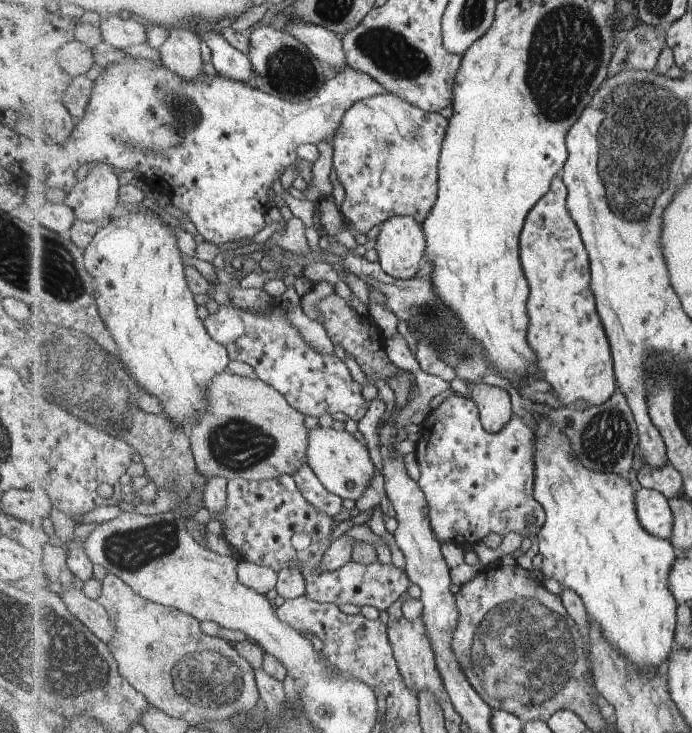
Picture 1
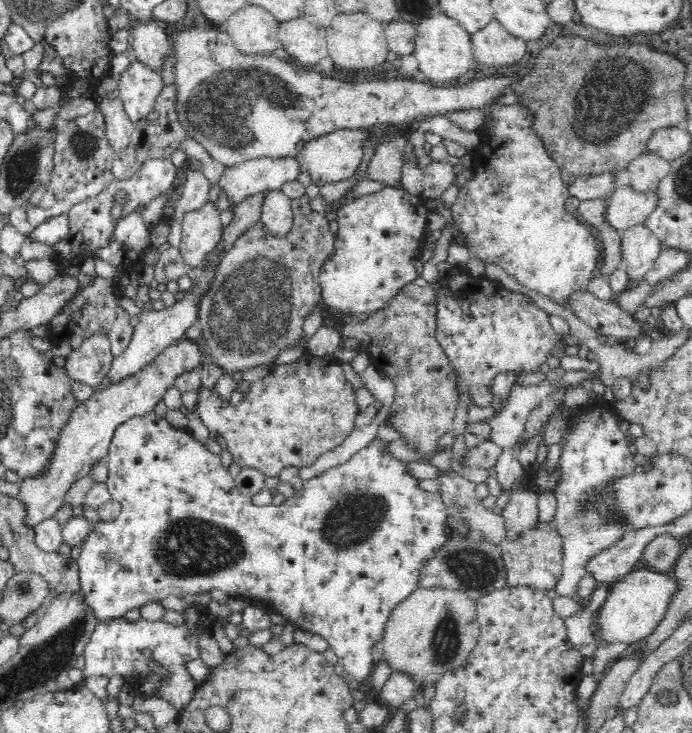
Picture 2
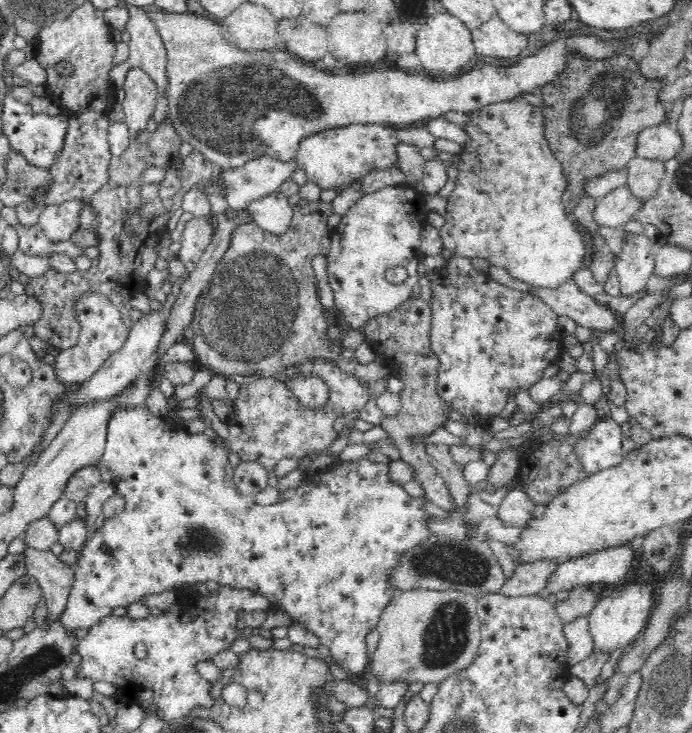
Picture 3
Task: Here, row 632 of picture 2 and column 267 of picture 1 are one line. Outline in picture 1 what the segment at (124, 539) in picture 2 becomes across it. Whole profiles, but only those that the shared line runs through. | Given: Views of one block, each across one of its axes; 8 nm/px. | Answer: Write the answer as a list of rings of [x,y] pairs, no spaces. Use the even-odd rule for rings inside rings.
[[[232,303],[228,305],[223,304],[219,306],[219,310],[217,310],[215,314],[208,314],[208,316],[204,320],[206,324],[206,330],[210,333],[210,336],[218,342],[218,344],[223,344],[223,346],[227,348],[227,351],[230,353],[231,361],[240,361],[251,366],[251,368],[253,368],[253,370],[255,371],[258,379],[267,382],[267,384],[273,386],[275,390],[281,392],[283,396],[287,398],[287,403],[291,404],[291,406],[293,406],[293,408],[295,408],[296,410],[299,410],[299,412],[301,412],[305,417],[314,417],[318,419],[324,414],[329,414],[332,416],[333,414],[339,414],[339,412],[341,412],[347,415],[351,420],[358,422],[359,420],[363,420],[363,418],[365,418],[365,416],[367,415],[367,409],[370,402],[366,401],[365,398],[363,398],[364,386],[359,384],[359,382],[353,380],[353,376],[351,376],[349,368],[345,366],[345,362],[337,358],[337,356],[335,356],[334,354],[321,354],[315,352],[312,346],[307,344],[307,342],[305,342],[305,340],[303,339],[303,336],[299,334],[299,330],[291,325],[286,316],[281,314],[281,310],[279,309],[277,303],[271,308],[271,310],[269,310],[269,312],[249,312],[249,310],[243,310],[243,308],[239,308],[239,306],[235,306],[235,304]]]

